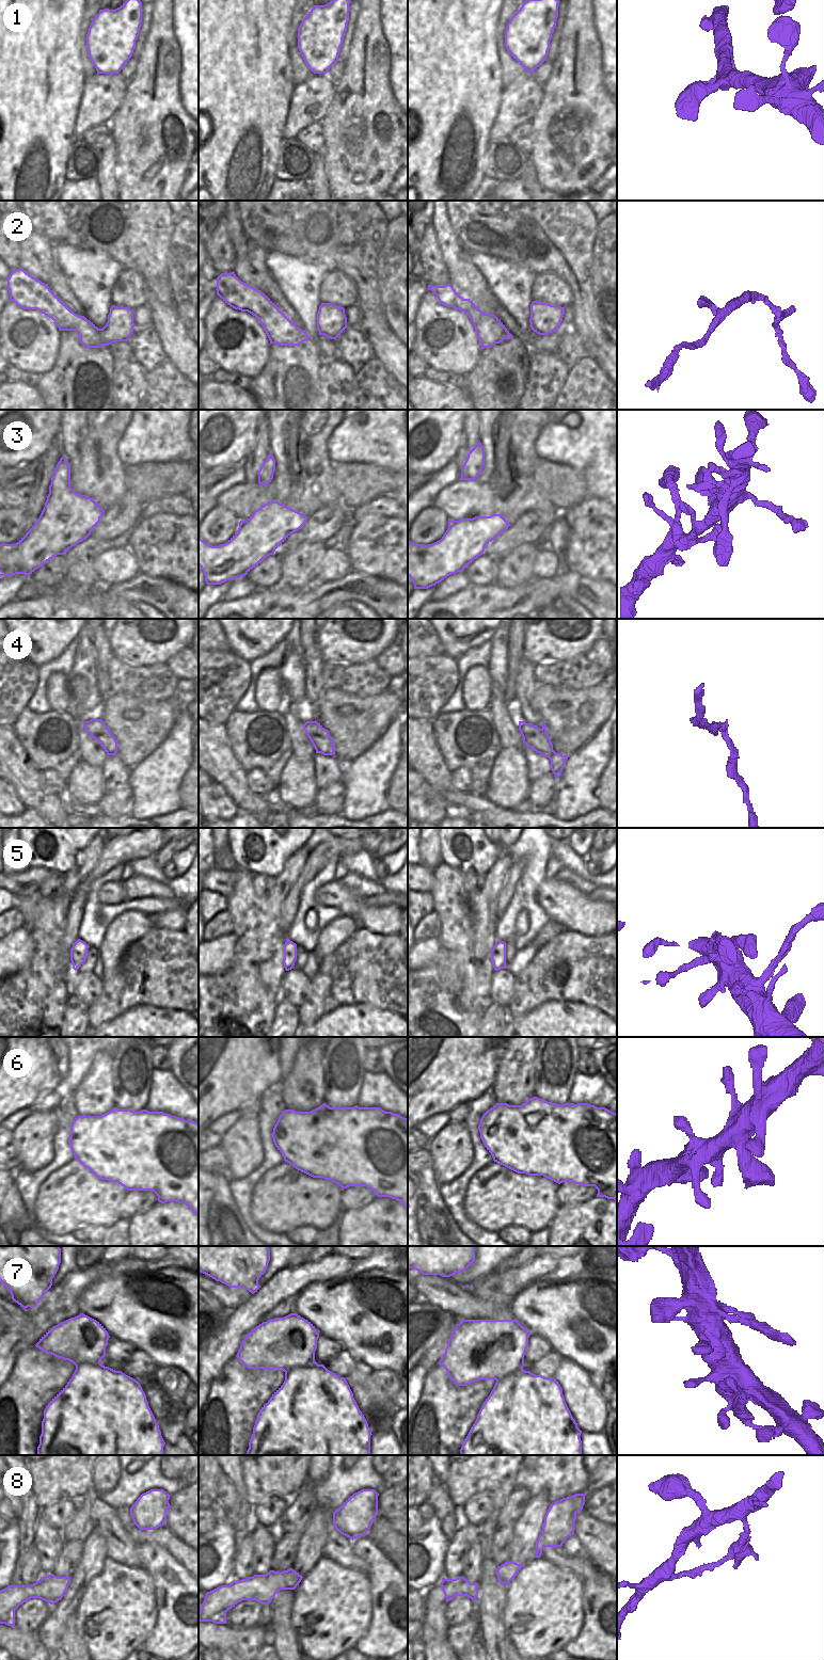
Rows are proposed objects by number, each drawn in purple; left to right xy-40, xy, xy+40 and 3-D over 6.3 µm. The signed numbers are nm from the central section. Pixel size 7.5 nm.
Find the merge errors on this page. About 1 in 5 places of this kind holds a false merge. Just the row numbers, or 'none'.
4.

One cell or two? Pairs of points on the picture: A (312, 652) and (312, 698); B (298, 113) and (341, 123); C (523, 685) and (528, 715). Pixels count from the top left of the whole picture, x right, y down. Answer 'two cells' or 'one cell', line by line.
A: one cell
B: two cells
C: one cell

